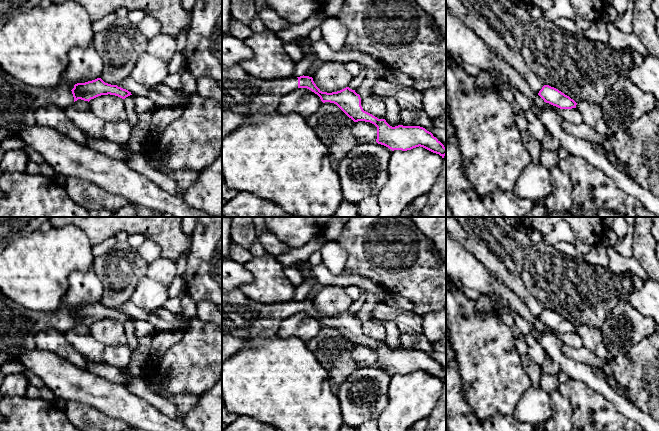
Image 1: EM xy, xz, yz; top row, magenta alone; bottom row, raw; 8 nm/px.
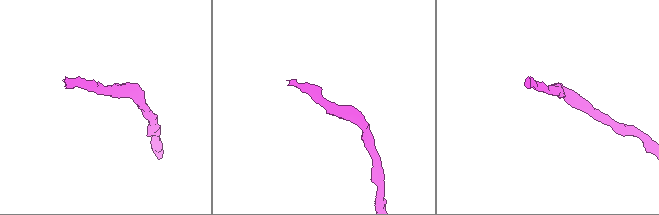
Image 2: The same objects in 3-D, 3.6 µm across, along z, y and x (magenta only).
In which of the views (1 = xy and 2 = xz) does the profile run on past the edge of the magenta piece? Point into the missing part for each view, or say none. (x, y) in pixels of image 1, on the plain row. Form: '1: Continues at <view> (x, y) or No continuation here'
1: Continues at xy (18, 326)
2: Continues at xz (242, 317)

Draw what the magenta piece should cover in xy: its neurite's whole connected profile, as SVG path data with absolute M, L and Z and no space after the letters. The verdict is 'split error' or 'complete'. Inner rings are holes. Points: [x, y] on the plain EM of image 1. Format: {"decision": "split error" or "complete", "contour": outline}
{"decision": "split error", "contour": "M0 290L0 353L20 361L26 350L35 348L34 336L40 331L56 329L66 332L78 323L89 326L108 318L122 323L132 319L128 314L105 307L101 302L77 307L73 313L64 304L55 312L25 309Z"}

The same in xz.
{"decision": "split error", "contour": "M241 290L222 295L222 334L238 338L258 335L276 335L281 322L296 314L307 312L317 318L323 327L336 328L354 346L365 345L377 351L378 368L394 374L407 375L423 371L442 382L446 379L444 369L433 358L420 350L390 350L385 343L378 343L363 334L360 319L346 311L340 315L322 316L309 300L280 304L261 304L252 301Z"}

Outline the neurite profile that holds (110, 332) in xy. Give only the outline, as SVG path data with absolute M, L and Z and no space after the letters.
M101 319L89 325L91 335L105 346L128 344L125 324L115 319Z

